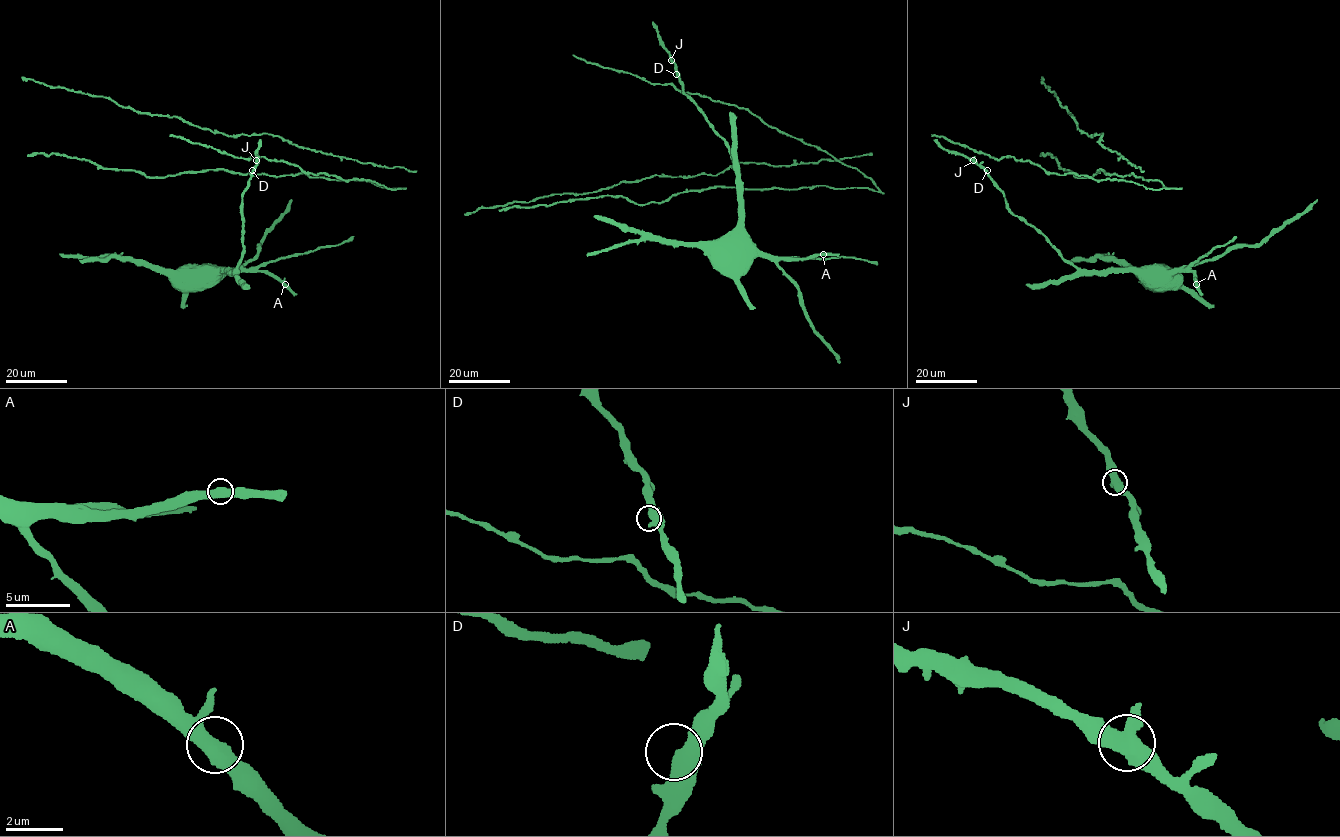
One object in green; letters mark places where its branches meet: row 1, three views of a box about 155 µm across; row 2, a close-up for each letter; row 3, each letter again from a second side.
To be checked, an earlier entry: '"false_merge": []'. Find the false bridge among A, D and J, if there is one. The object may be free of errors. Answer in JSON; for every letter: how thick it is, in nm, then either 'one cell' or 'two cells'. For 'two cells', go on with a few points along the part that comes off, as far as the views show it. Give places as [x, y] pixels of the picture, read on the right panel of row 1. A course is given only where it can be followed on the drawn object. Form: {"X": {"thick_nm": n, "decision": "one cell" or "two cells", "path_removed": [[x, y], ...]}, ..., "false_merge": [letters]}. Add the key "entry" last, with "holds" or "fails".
{"A": {"thick_nm": 460, "decision": "one cell"}, "D": {"thick_nm": 500, "decision": "one cell"}, "J": {"thick_nm": 480, "decision": "one cell"}, "false_merge": [], "entry": "holds"}

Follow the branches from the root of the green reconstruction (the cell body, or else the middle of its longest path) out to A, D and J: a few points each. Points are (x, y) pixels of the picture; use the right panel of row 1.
A: (1154, 276), (1151, 288), (1156, 288), (1178, 271), (1194, 271), (1196, 284)
D: (1154, 276), (1144, 284), (1131, 270), (1077, 269), (1045, 237), (1012, 213), (987, 170)
J: (1154, 276), (1144, 284), (1131, 270), (1077, 269), (1045, 237), (1013, 214), (1005, 195), (973, 161)

